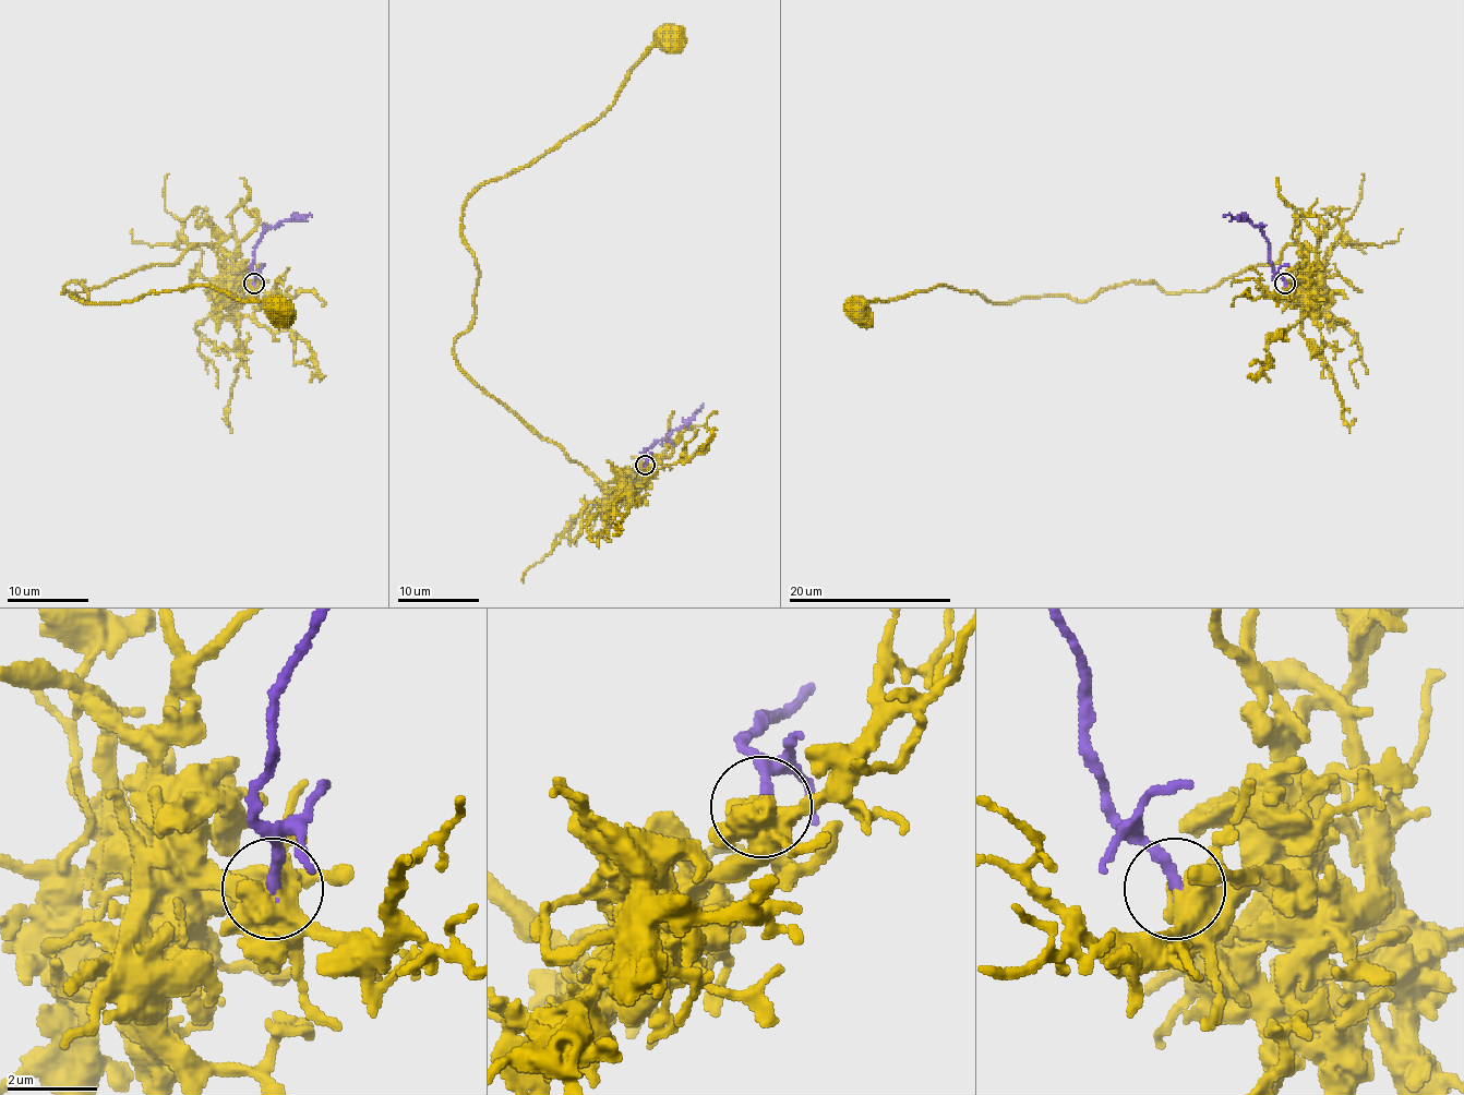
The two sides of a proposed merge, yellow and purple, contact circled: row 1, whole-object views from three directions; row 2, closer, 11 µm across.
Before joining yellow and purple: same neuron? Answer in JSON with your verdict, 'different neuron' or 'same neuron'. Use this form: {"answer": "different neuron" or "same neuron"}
{"answer": "same neuron"}

